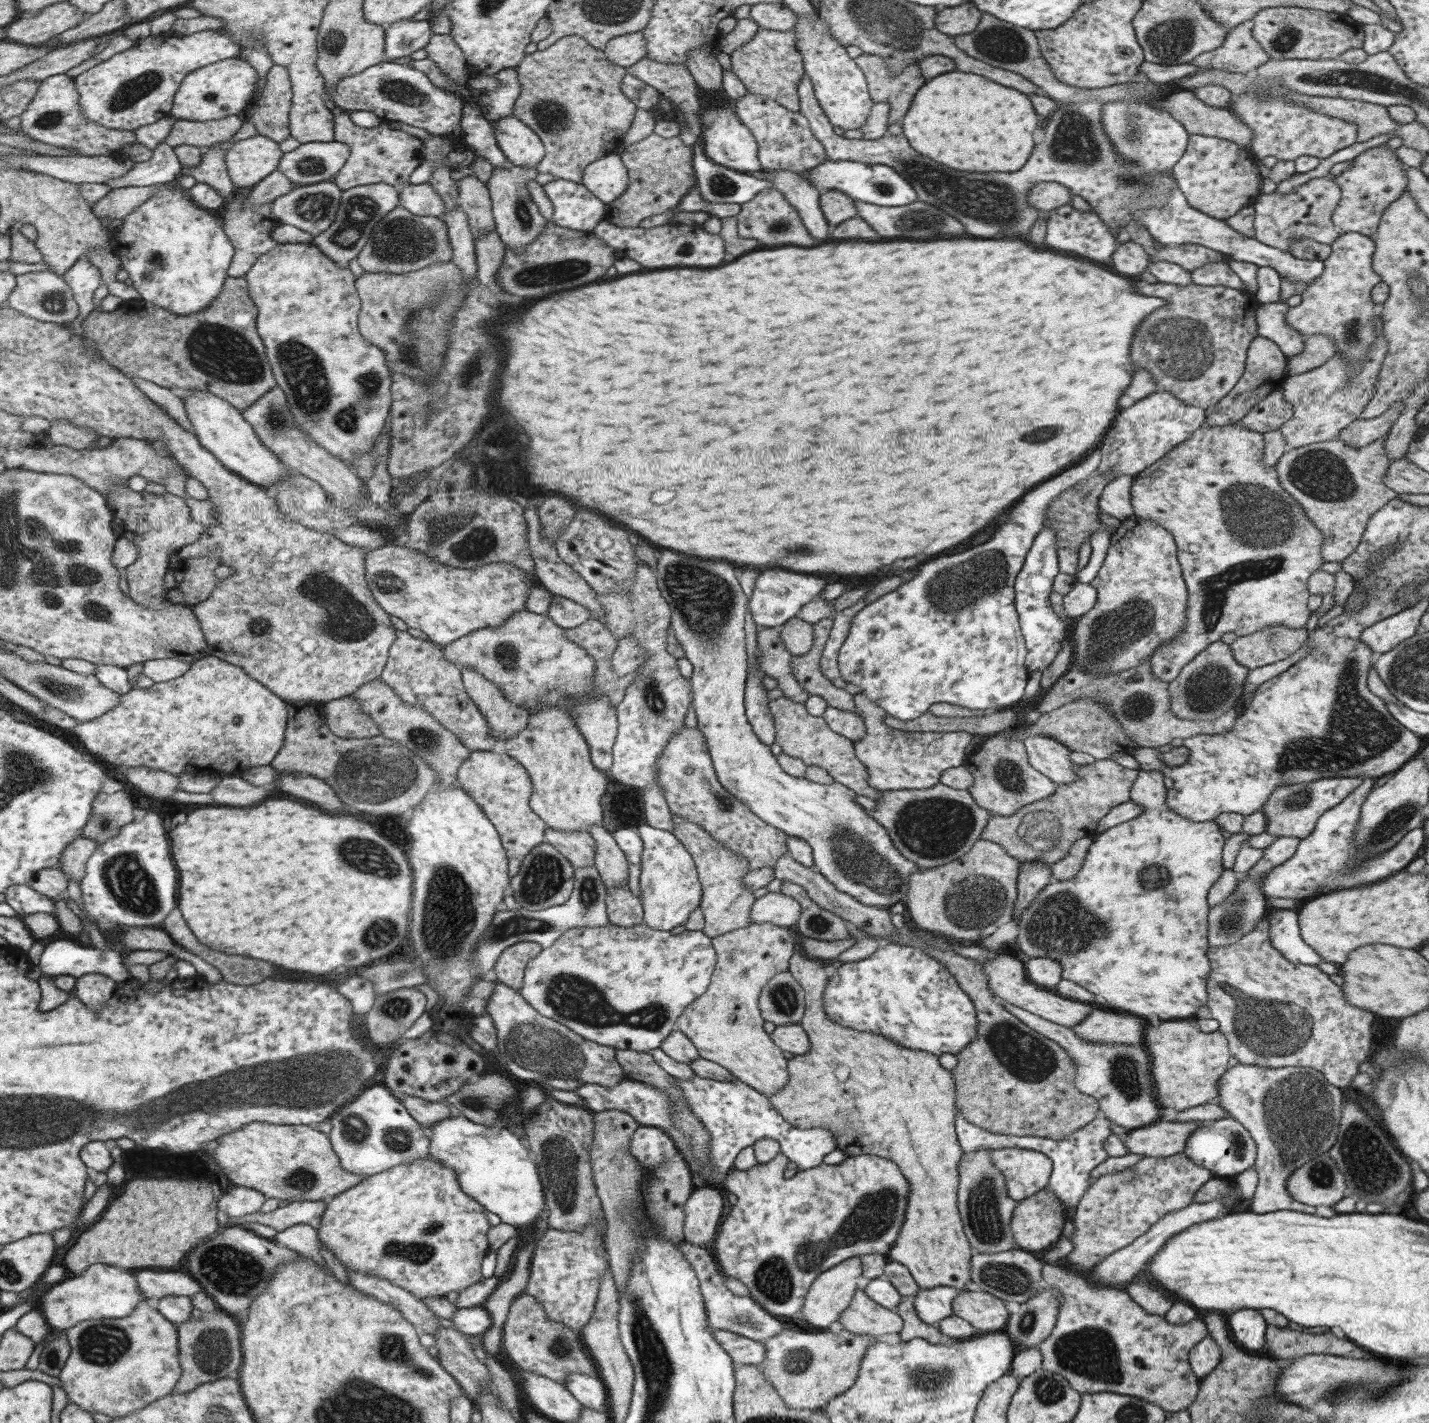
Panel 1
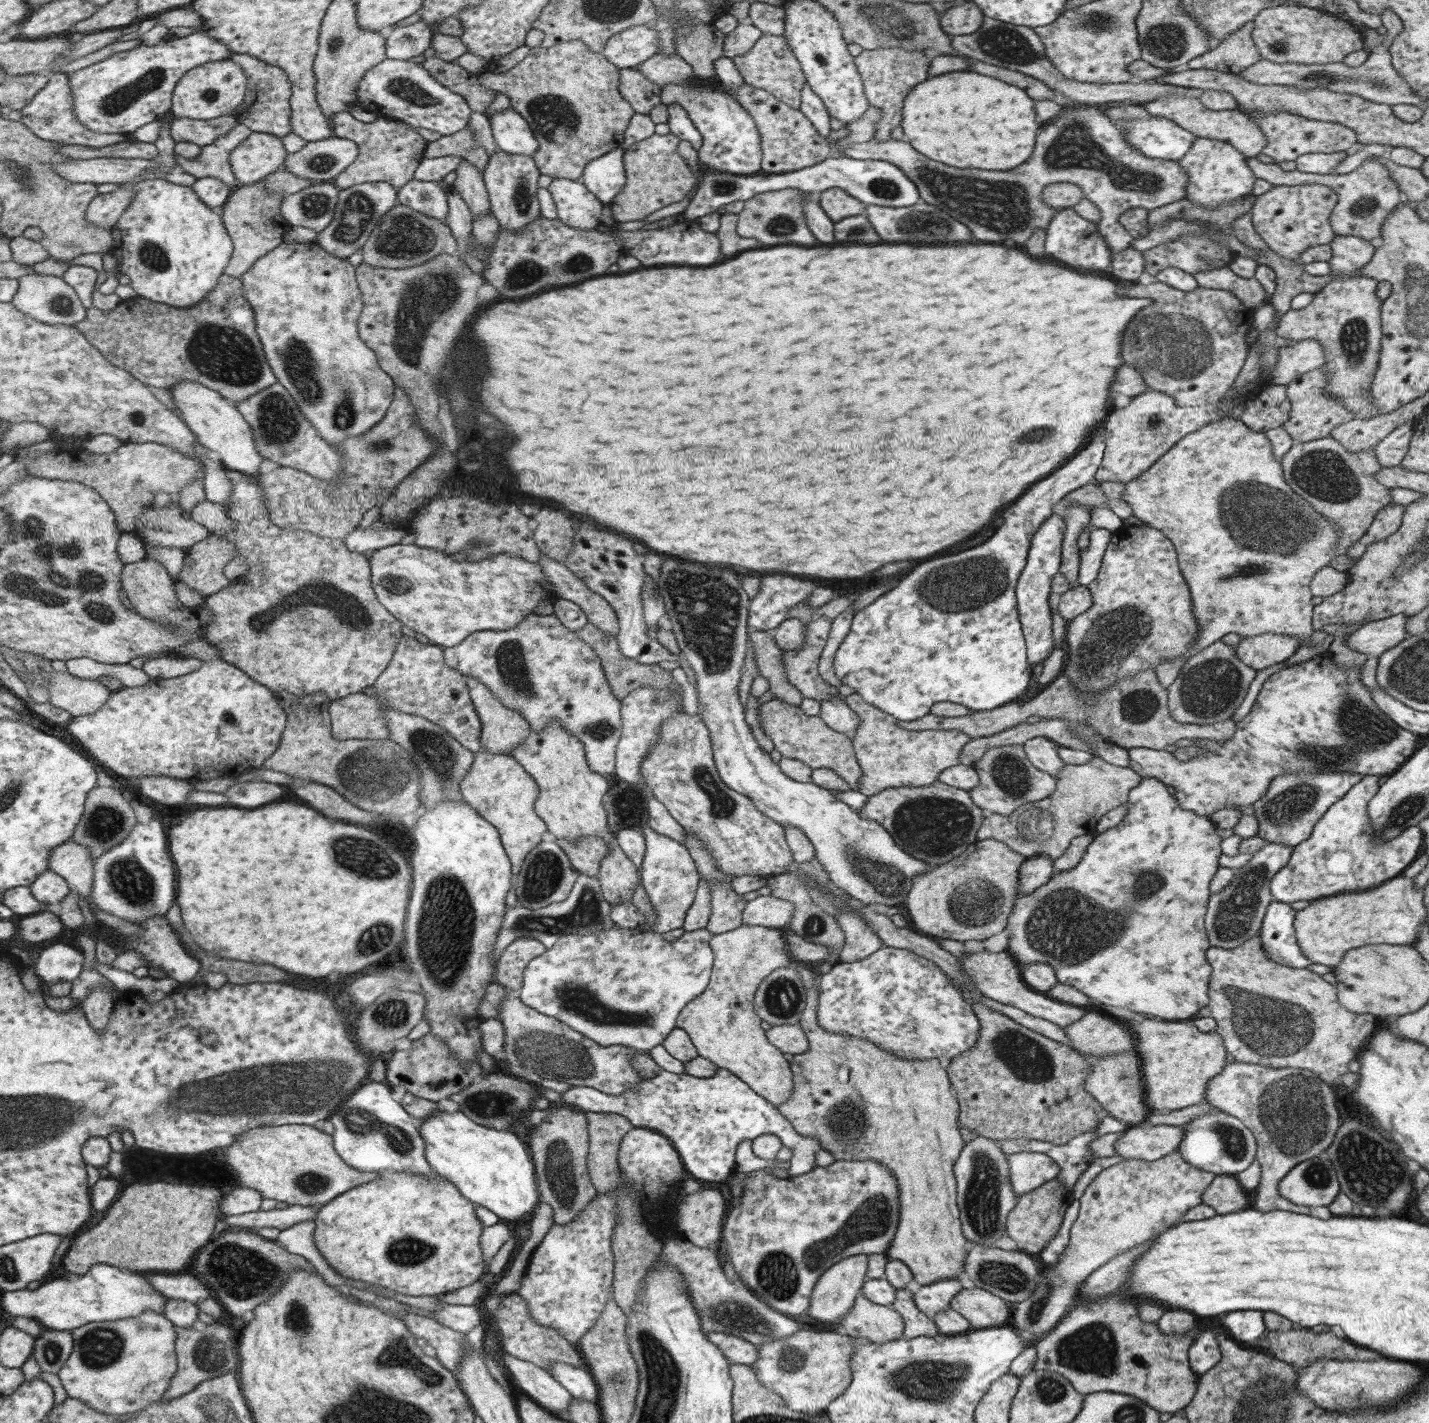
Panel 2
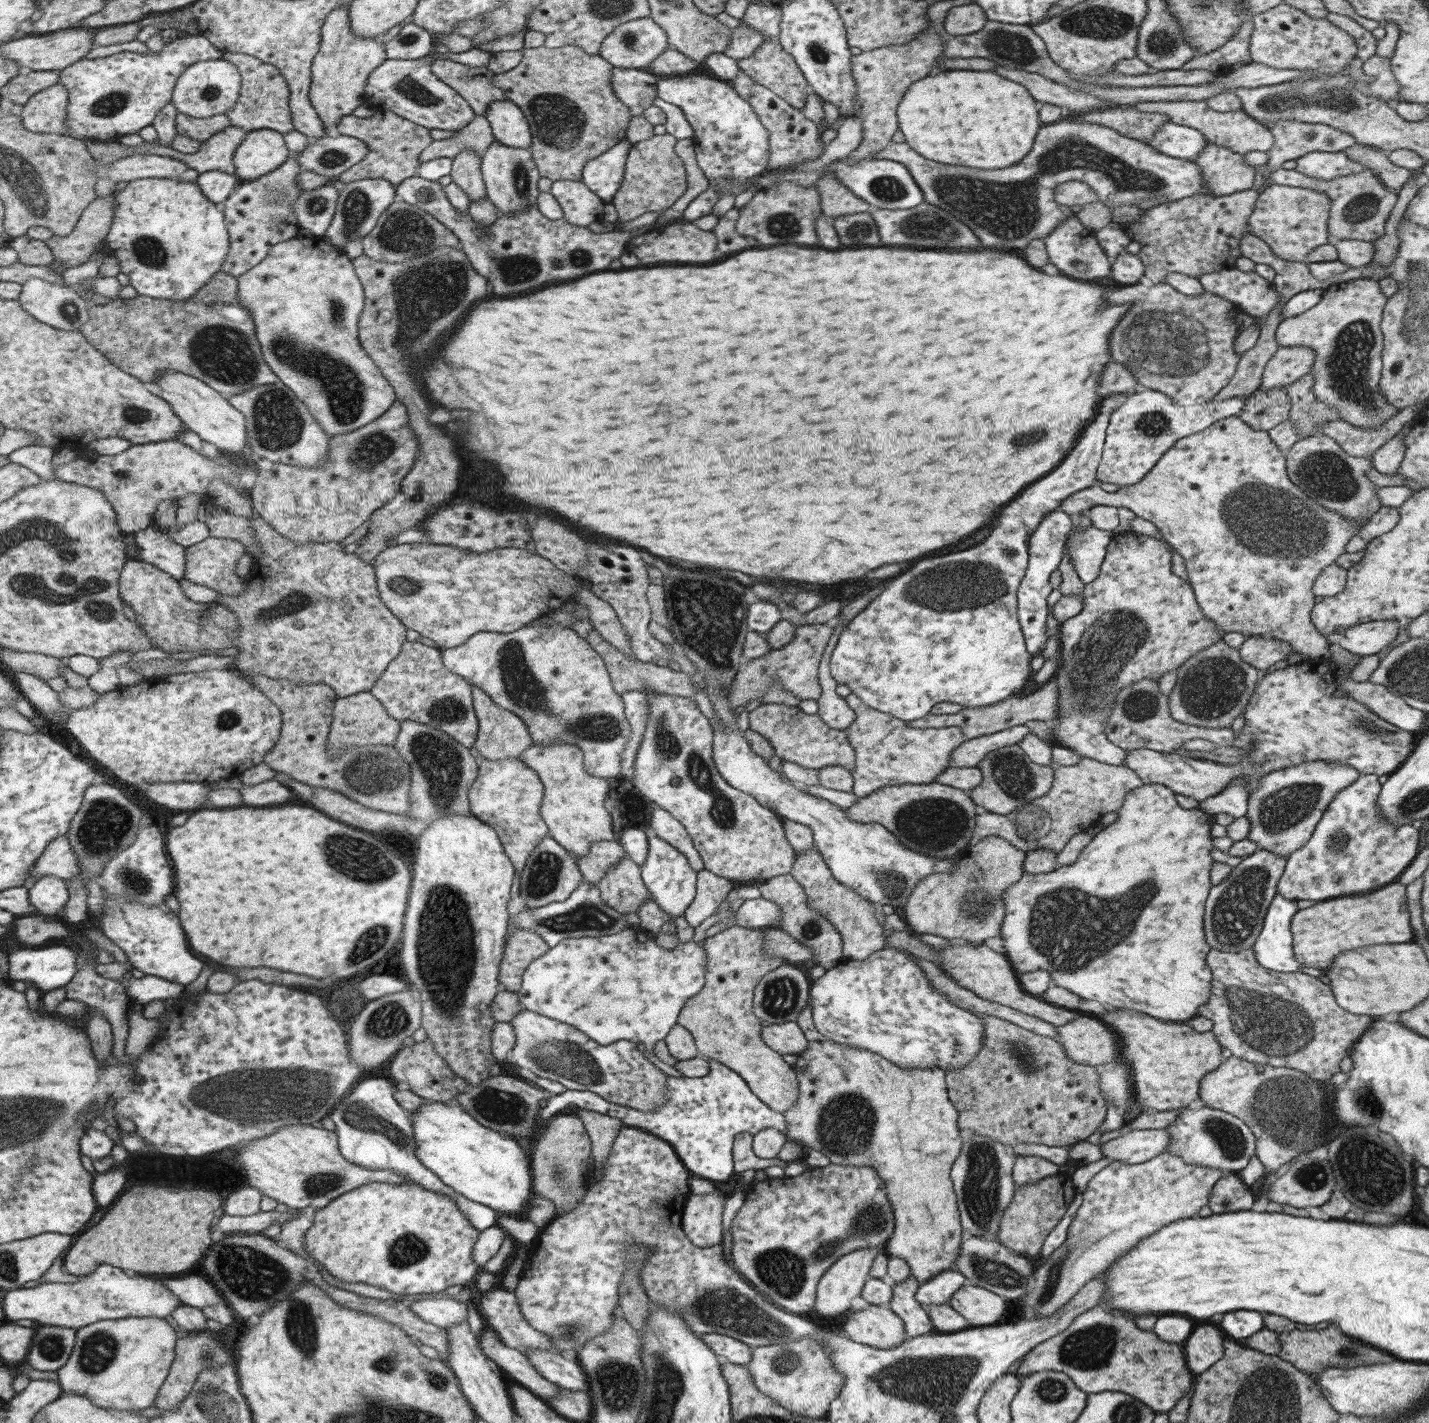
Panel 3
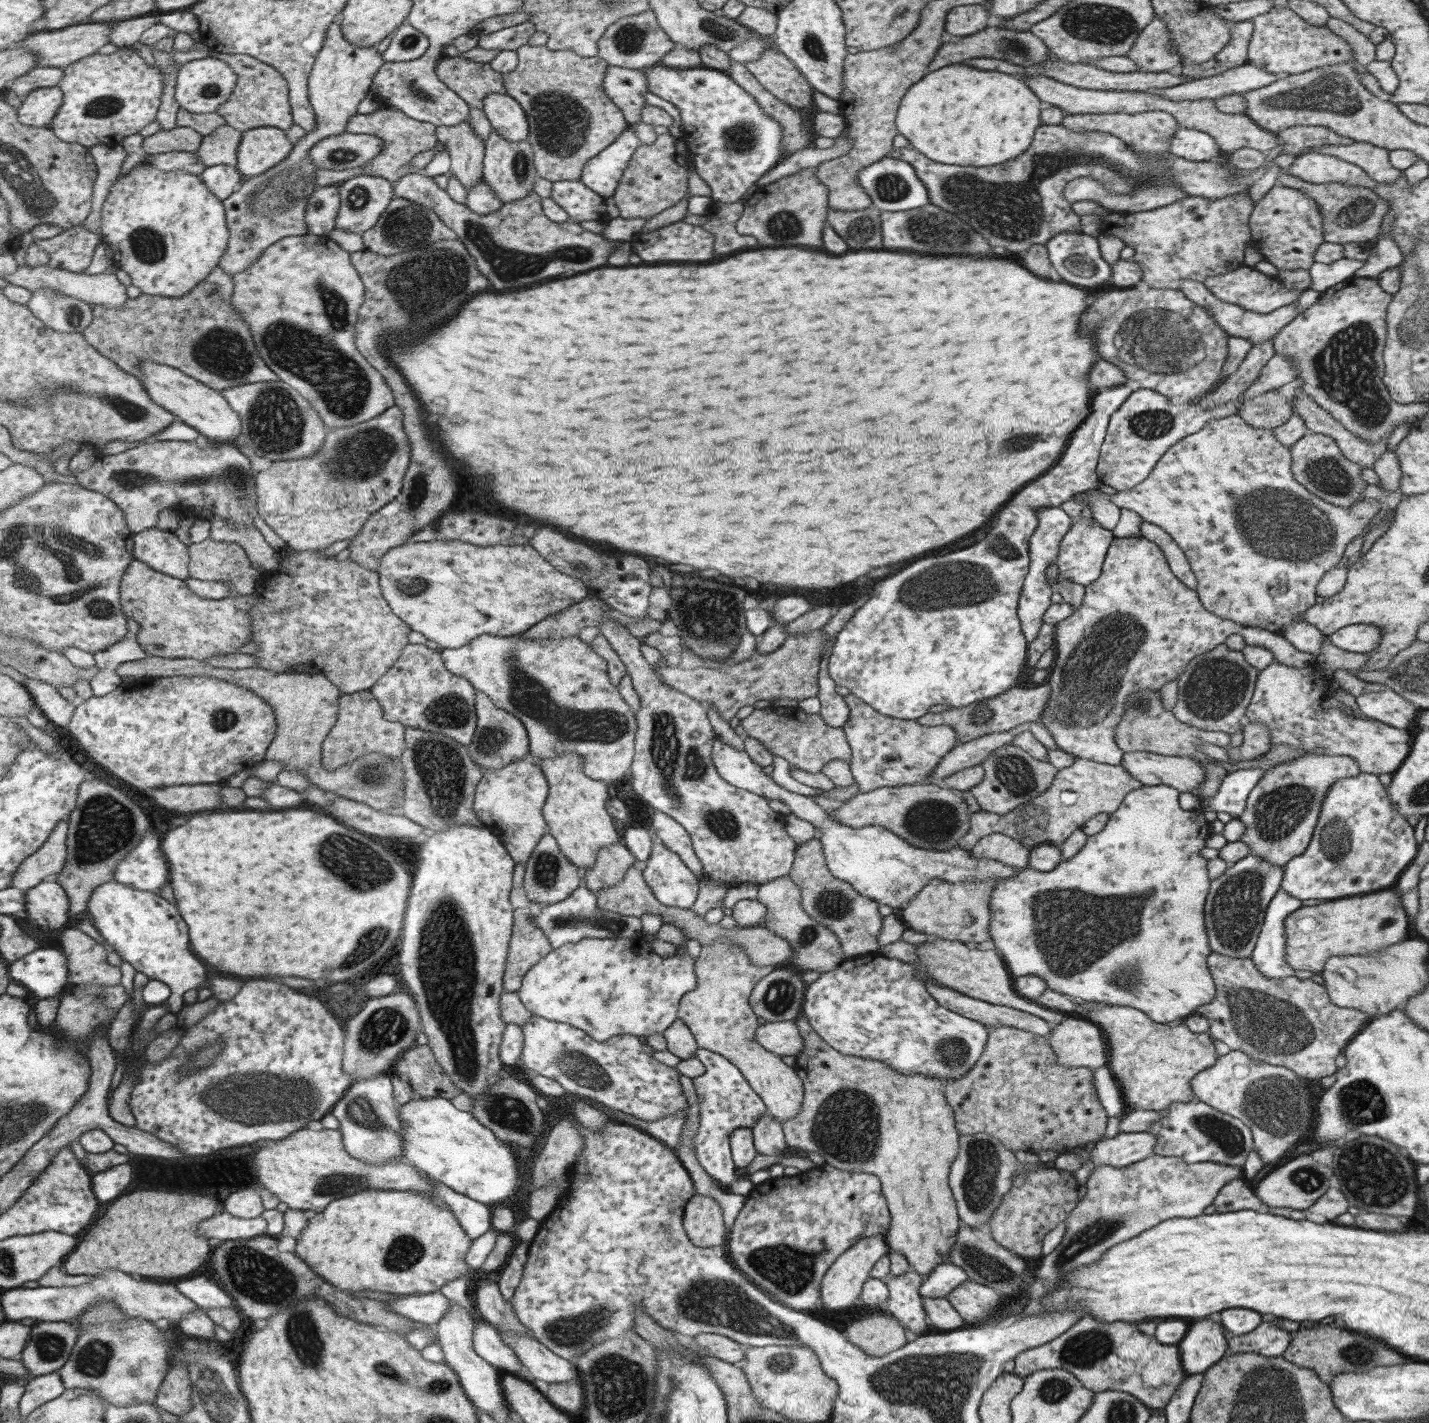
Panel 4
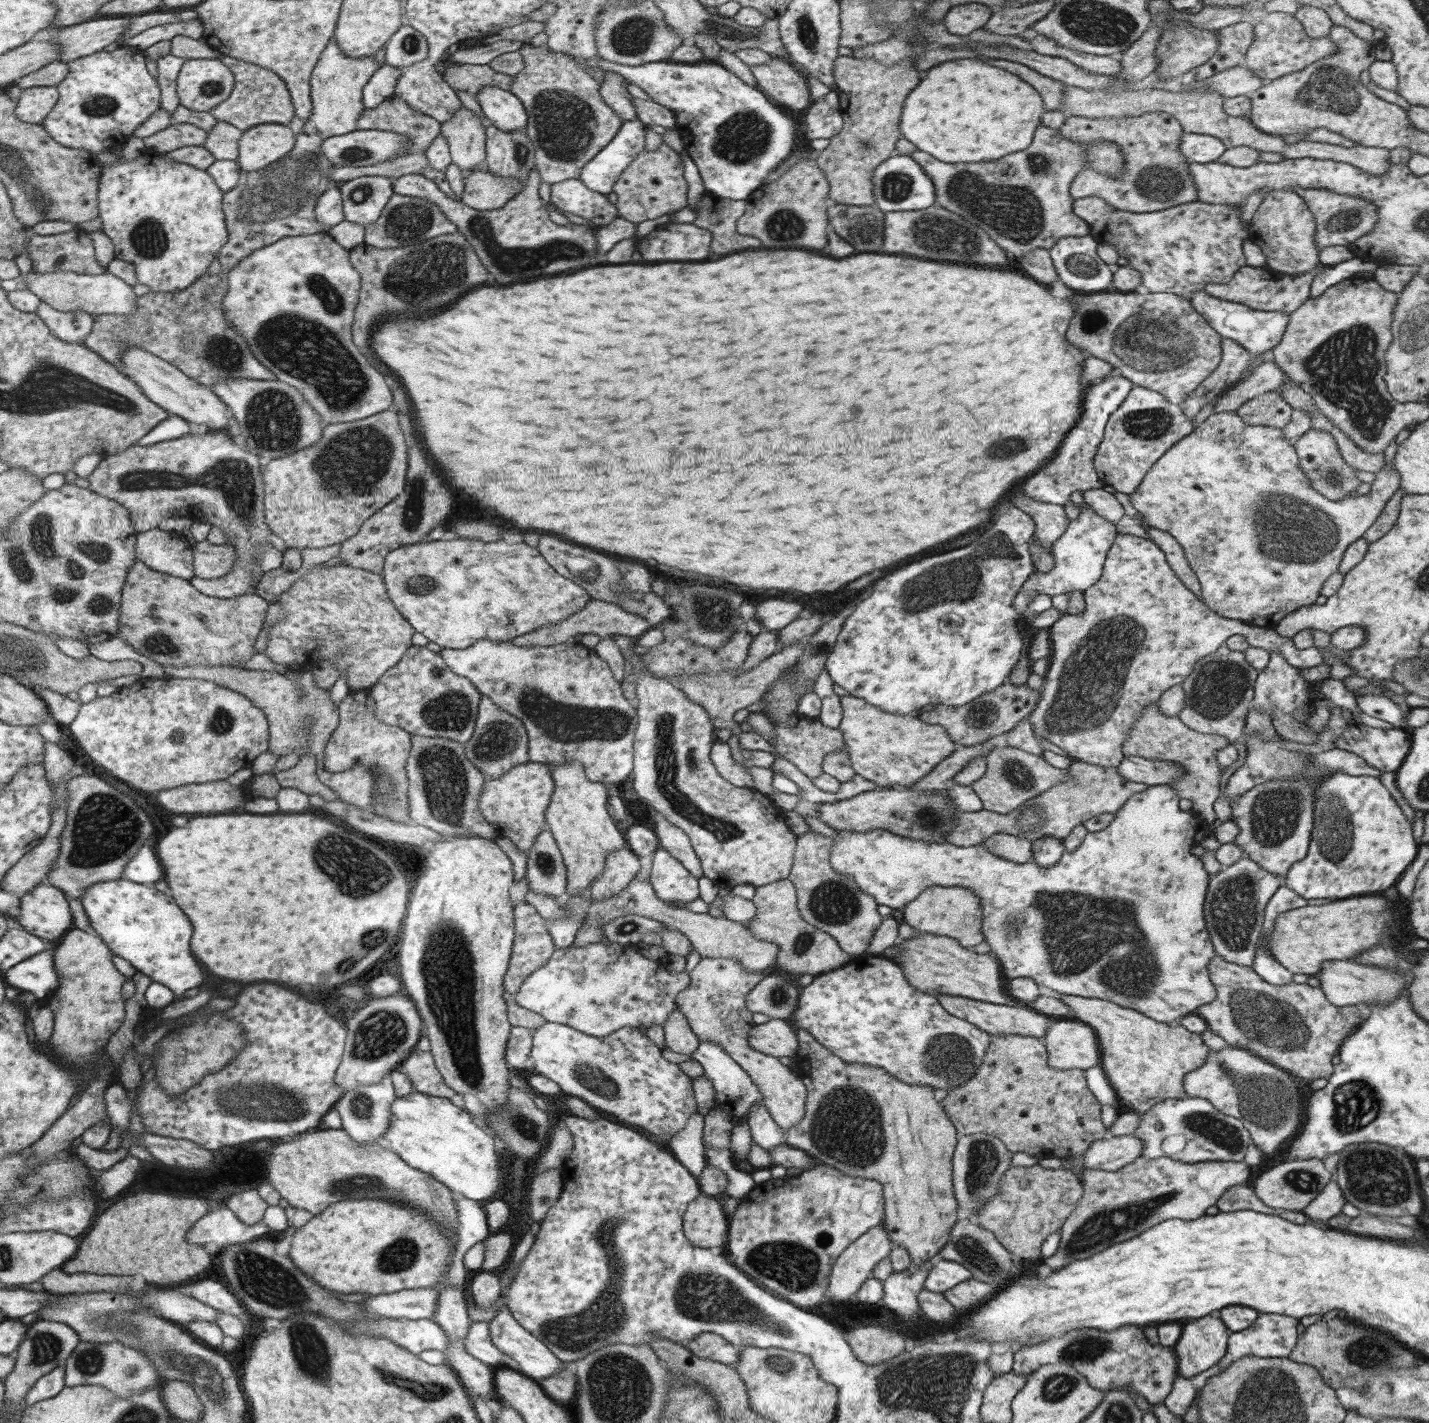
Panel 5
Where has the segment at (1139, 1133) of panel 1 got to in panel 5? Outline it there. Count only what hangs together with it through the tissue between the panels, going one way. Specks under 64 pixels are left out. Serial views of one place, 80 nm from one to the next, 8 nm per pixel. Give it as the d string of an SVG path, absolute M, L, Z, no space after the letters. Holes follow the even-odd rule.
M1132 1134L1106 1137L1089 1143L1082 1156L1085 1169L1113 1172L1140 1156L1142 1142Z

